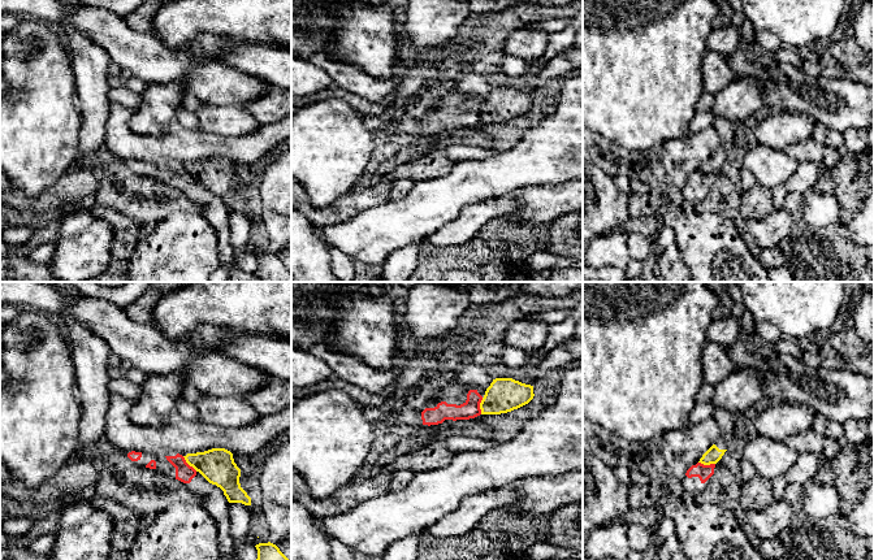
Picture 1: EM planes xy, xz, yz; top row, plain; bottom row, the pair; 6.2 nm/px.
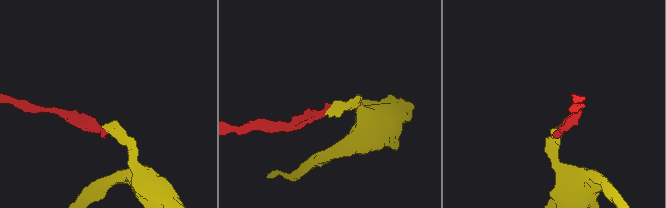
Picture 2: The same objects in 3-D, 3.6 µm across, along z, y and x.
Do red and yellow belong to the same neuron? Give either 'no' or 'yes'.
no

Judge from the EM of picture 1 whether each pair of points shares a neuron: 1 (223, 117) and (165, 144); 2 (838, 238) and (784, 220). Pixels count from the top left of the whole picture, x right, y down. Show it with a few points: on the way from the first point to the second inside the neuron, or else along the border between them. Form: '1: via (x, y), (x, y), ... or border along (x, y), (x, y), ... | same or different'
1: border along (199, 130), (230, 137) | different
2: border along (790, 212), (792, 217), (791, 231), (773, 247) | different

